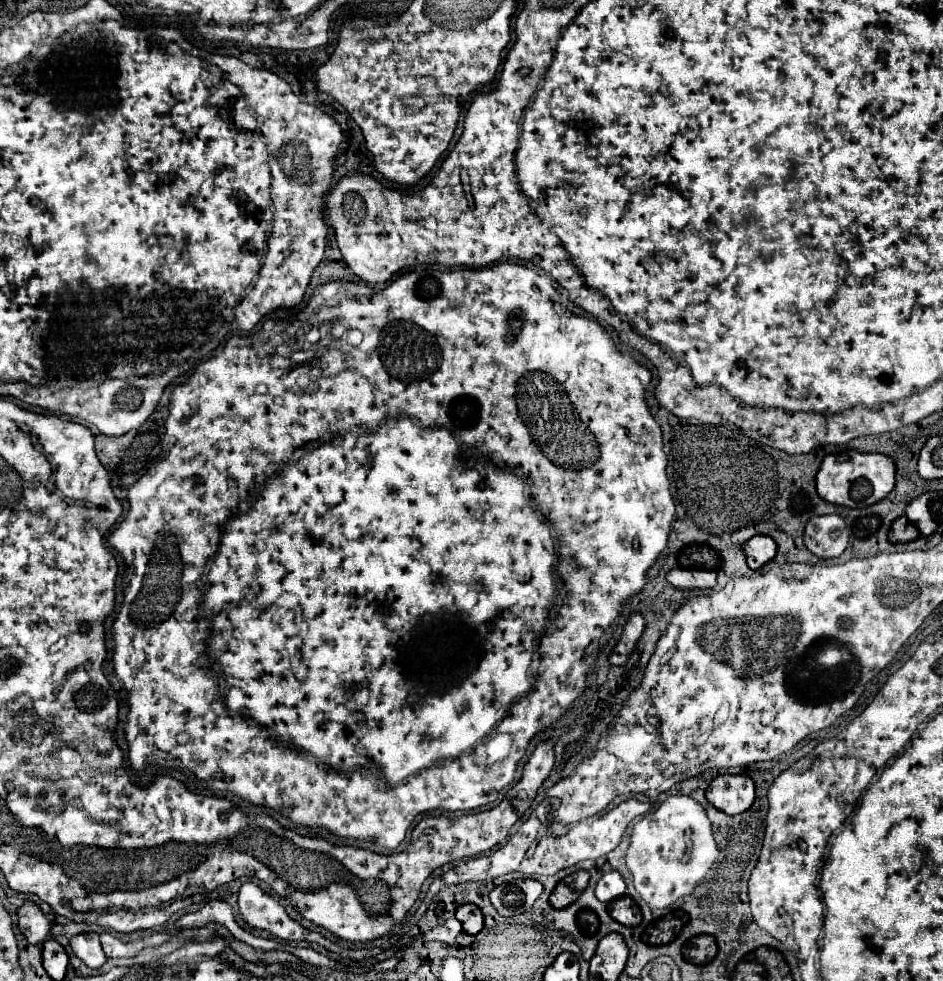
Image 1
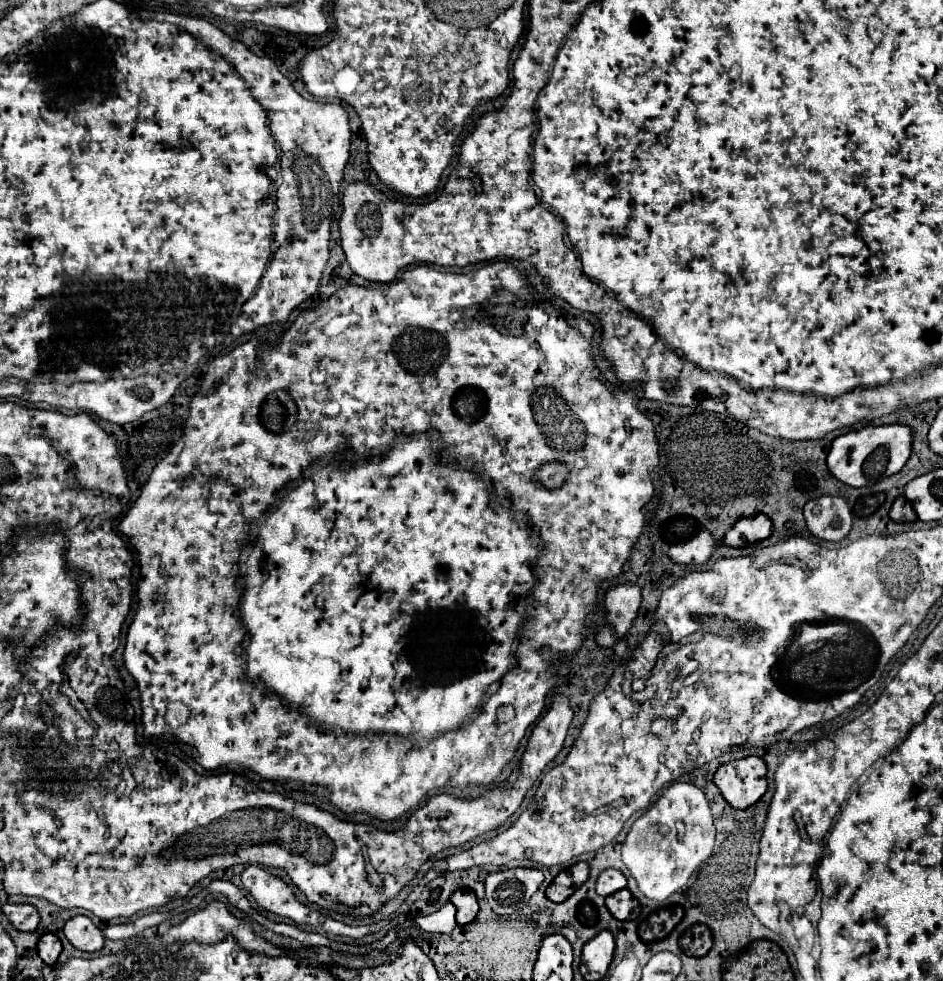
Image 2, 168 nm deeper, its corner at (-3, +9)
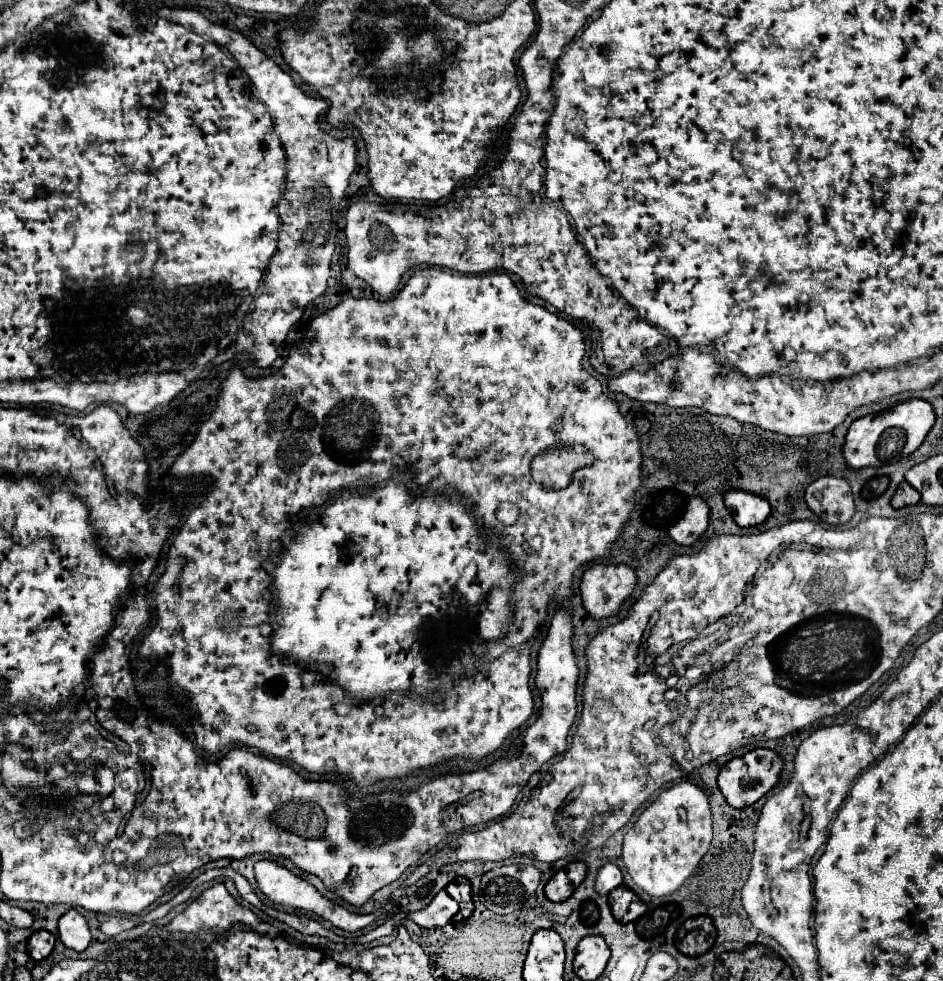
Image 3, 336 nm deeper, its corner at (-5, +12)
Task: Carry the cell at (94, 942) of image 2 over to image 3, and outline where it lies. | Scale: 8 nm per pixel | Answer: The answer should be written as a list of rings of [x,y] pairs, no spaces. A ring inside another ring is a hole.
[[[69,910],[65,916],[61,916],[59,938],[67,948],[71,948],[75,952],[87,950],[91,944],[91,930],[89,930],[83,914],[79,914],[77,910]]]

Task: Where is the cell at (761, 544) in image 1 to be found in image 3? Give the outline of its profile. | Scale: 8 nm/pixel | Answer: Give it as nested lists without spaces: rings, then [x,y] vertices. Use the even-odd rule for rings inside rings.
[[[727,492],[725,494],[725,506],[731,510],[733,520],[741,528],[751,528],[763,524],[769,514],[771,506],[761,496],[749,494],[749,492]]]

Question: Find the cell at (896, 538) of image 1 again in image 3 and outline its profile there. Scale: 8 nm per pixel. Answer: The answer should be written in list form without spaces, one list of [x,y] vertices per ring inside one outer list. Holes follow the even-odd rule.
[[[903,482],[903,484],[897,488],[895,496],[893,496],[893,508],[899,510],[899,508],[905,508],[905,506],[913,506],[913,504],[917,504],[919,500],[921,500],[921,498],[919,498],[919,492],[917,492],[915,488],[911,488],[909,482]]]

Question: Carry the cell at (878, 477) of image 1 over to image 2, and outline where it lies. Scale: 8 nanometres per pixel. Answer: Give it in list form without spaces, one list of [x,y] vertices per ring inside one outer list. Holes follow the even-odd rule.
[[[899,423],[881,425],[881,427],[867,425],[859,431],[843,433],[833,441],[827,457],[827,467],[839,481],[851,487],[863,487],[863,485],[875,483],[877,479],[883,479],[901,471],[901,467],[907,463],[911,455],[911,445],[913,445],[913,433],[911,433],[911,427],[907,425],[899,425]]]

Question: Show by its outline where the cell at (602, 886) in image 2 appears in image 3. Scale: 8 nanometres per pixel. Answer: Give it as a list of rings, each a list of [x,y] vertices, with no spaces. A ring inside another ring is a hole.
[[[605,864],[599,874],[597,874],[597,884],[595,884],[595,890],[599,894],[609,894],[613,888],[621,886],[623,884],[623,874],[619,870],[617,864]]]

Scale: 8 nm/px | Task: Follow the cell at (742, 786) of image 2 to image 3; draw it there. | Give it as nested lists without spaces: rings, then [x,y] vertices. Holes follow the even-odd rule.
[[[755,748],[751,752],[747,752],[741,758],[733,758],[731,762],[727,762],[721,772],[719,772],[719,788],[725,796],[725,800],[733,806],[733,808],[745,808],[755,804],[763,794],[767,794],[779,780],[779,772],[783,768],[783,760],[767,748]]]

